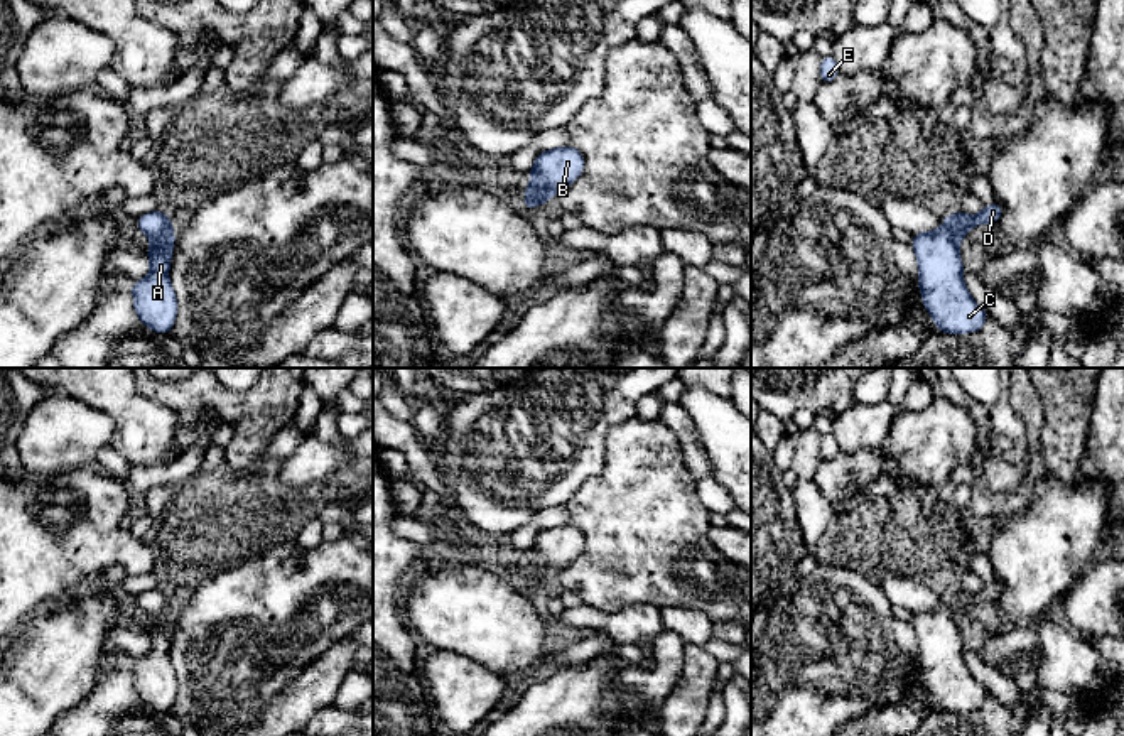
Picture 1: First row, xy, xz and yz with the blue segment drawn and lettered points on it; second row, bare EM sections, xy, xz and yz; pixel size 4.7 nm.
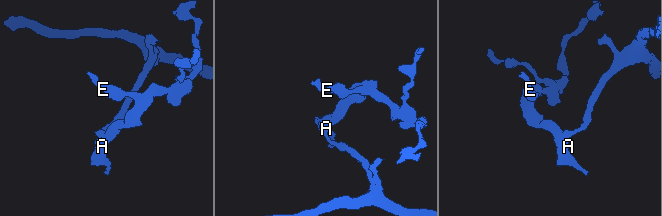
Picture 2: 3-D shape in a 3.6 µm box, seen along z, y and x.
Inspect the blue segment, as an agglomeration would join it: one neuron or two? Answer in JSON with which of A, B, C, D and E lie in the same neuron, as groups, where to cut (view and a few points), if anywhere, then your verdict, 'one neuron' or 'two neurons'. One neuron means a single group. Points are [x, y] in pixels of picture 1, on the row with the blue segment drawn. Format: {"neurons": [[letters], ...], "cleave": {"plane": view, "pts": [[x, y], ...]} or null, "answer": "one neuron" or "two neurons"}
{"neurons": [["A", "B", "C", "E"], ["D"]], "cleave": {"plane": "xy", "pts": [[172, 230], [152, 242]]}, "answer": "two neurons"}

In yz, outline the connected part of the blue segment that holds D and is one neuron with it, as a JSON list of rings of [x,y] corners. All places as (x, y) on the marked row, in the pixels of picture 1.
[[[994,203],[991,206],[984,206],[982,211],[975,216],[969,216],[967,213],[954,213],[943,218],[942,226],[948,230],[959,240],[964,240],[967,231],[972,230],[975,225],[987,225],[997,223],[1002,213],[1002,204]]]

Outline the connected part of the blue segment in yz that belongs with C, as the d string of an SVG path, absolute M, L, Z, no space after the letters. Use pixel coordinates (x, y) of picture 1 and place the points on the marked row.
M943 226L916 233L911 240L921 302L938 331L948 334L981 331L989 316L964 284L959 241Z

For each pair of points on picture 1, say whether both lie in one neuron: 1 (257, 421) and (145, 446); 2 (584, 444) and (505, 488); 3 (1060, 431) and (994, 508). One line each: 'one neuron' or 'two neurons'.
1: two neurons
2: one neuron
3: one neuron

